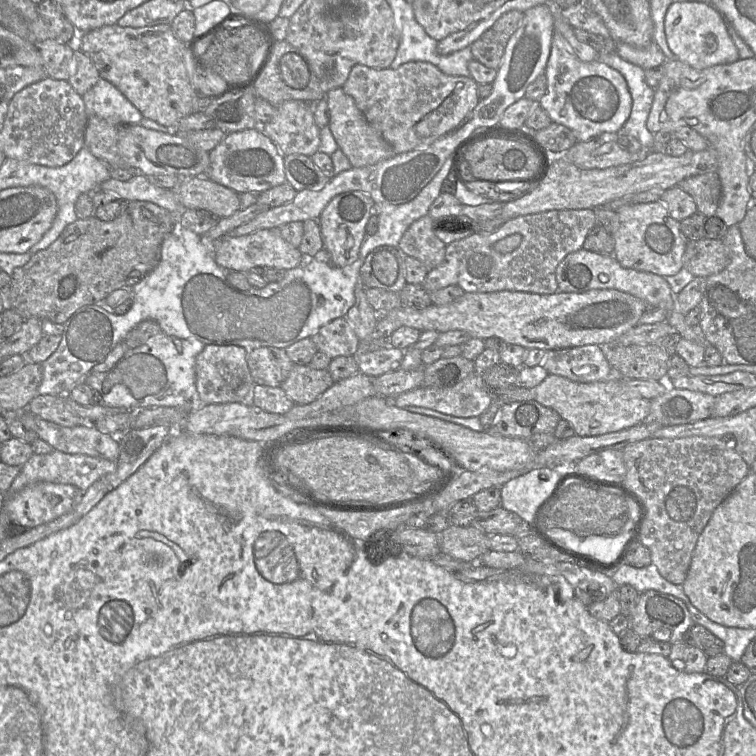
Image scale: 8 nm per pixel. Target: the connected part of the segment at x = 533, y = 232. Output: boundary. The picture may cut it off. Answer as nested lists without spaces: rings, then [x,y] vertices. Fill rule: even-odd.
[[[593,209],[550,210],[505,220],[492,232],[472,231],[465,238],[446,245],[443,262],[429,270],[423,287],[428,292],[458,285],[465,292],[522,291],[554,294],[558,291],[556,268],[570,253],[583,248],[584,241],[596,226]],[[512,234],[520,234],[520,245],[509,253],[499,253],[494,244]]]

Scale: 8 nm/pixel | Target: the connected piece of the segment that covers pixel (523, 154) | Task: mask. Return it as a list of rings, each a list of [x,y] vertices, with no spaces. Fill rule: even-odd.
[[[487,138],[468,146],[463,156],[474,176],[487,180],[516,180],[533,178],[541,171],[541,161],[534,149],[523,140]]]

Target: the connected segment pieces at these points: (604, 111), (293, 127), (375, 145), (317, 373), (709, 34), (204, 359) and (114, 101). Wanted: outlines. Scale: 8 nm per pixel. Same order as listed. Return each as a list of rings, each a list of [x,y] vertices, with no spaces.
[[[555,27],[545,75],[547,91],[539,105],[552,122],[568,127],[578,142],[588,141],[605,132],[617,133],[630,116],[632,97],[623,75],[598,60],[579,60]]]
[[[287,101],[280,104],[275,116],[260,128],[283,156],[303,154],[311,157],[319,150],[320,128],[308,102]]]
[[[342,88],[330,90],[325,99],[329,109],[329,127],[338,147],[347,156],[352,167],[370,166],[396,154],[392,146],[366,121],[354,99],[344,93]]]
[[[295,365],[280,387],[294,404],[305,405],[315,401],[334,384],[327,369],[313,369],[309,365]]]
[[[680,1],[671,4],[665,16],[665,36],[676,59],[694,69],[738,61],[739,53],[728,32],[727,21],[714,7],[698,1]]]
[[[205,345],[196,357],[197,399],[201,405],[240,402],[252,404],[255,382],[247,364],[247,353],[236,345]]]
[[[99,79],[83,96],[89,116],[113,125],[140,124],[141,112],[110,82]]]

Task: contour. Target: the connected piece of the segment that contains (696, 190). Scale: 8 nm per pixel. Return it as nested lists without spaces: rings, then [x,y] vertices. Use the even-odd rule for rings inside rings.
[[[717,171],[691,176],[677,186],[693,197],[699,213],[707,219],[716,216],[722,196],[722,185]]]

